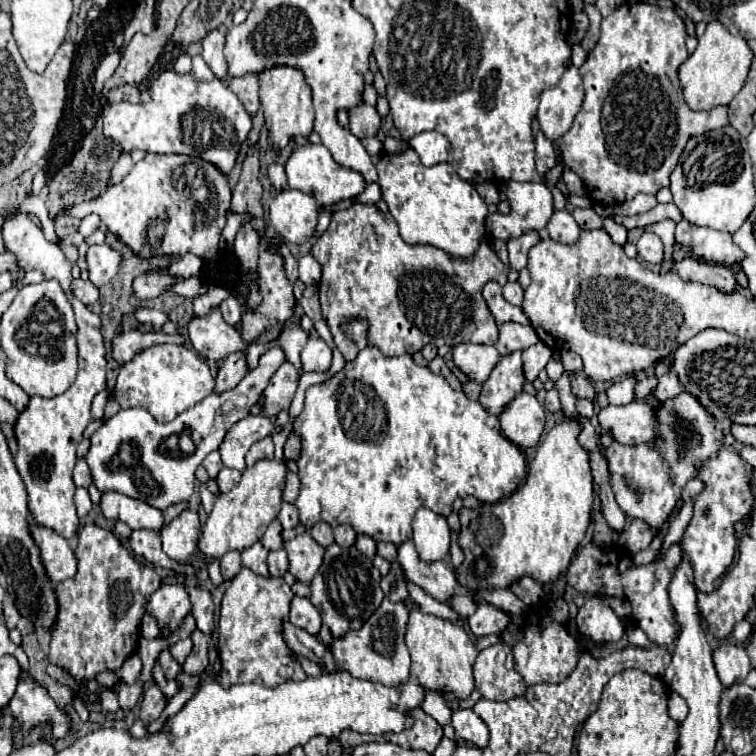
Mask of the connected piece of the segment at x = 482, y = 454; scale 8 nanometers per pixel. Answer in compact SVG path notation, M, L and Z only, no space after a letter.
M364 347L358 353L358 357L354 361L346 363L346 367L342 371L338 371L336 375L332 375L332 379L306 389L304 409L294 421L294 433L302 441L302 451L296 461L302 487L300 487L298 499L294 501L294 505L298 507L298 513L300 513L300 523L306 529L310 529L318 521L326 521L332 527L348 523L354 527L354 531L358 535L364 533L364 535L372 537L374 541L390 541L396 547L400 547L404 541L410 539L410 523L412 523L414 513L420 507L428 507L434 513L448 517L452 513L452 503L456 497L474 495L482 503L496 503L496 501L512 495L512 491L516 491L516 487L526 479L526 459L524 459L520 447L514 445L508 437L504 437L496 415L488 413L478 401L470 401L462 391L454 391L442 375L434 375L428 367L416 365L410 355L384 357L376 347Z

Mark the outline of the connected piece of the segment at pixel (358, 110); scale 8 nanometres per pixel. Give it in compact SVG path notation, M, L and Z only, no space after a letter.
M358 105L350 109L350 131L354 137L374 137L380 129L380 115L372 105Z

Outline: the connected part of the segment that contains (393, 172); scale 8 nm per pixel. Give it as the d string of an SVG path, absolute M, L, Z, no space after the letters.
M406 149L402 153L386 153L378 169L378 183L382 187L382 199L388 203L394 215L400 235L406 243L432 245L448 253L452 259L472 259L486 235L486 201L478 195L474 185L464 183L450 163L438 163L424 167L416 151Z

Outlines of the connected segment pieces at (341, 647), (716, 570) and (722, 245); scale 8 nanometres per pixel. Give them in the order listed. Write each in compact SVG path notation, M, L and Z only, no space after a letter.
M384 597L382 605L372 613L372 617L358 631L348 631L346 637L340 637L332 645L332 653L342 671L348 671L356 679L368 679L384 683L386 687L396 687L396 683L408 681L410 655L404 643L408 623L408 607L404 603L392 603Z
M722 449L718 457L706 461L698 471L698 479L702 479L706 487L698 497L694 497L694 517L682 537L682 549L692 563L694 583L704 593L710 593L714 589L714 581L724 575L736 555L738 539L734 533L734 523L744 519L752 511L752 473L754 469L730 449Z
M685 219L677 223L676 227L679 227L680 243L700 259L710 257L710 263L728 265L728 267L732 267L732 265L740 263L740 259L744 259L744 251L740 251L740 247L736 247L736 243L732 243L732 235L728 235L724 231L696 227Z

